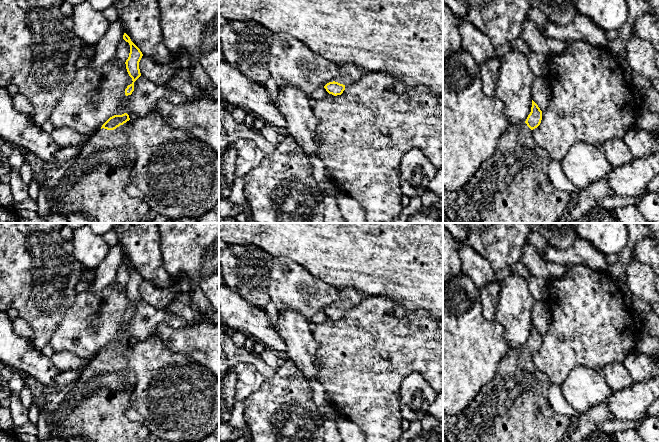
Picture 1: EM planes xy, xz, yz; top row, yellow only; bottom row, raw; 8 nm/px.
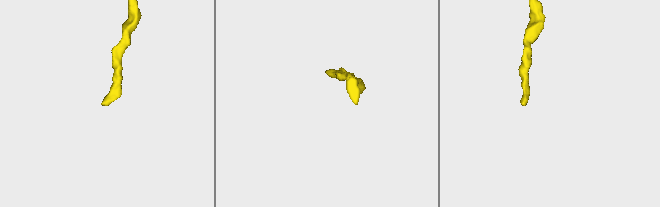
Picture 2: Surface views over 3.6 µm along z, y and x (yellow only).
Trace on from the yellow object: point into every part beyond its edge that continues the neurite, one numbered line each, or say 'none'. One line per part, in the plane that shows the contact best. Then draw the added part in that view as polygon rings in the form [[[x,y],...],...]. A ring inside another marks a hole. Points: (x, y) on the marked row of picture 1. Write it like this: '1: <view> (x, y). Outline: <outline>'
1: xy (93, 183). Outline: [[[124,124],[114,130],[100,129],[84,141],[78,155],[61,165],[47,170],[41,182],[49,198],[50,209],[63,216],[82,213],[94,223],[143,223],[152,214],[149,206],[140,199],[130,196],[126,191],[130,174],[134,168],[136,152],[123,132]]]

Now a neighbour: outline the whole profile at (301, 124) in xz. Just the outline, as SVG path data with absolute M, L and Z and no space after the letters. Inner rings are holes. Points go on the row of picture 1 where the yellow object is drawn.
M287 85L278 89L277 107L286 120L283 133L291 136L307 156L317 156L320 145L316 137L319 120L309 101L309 95L297 87Z

